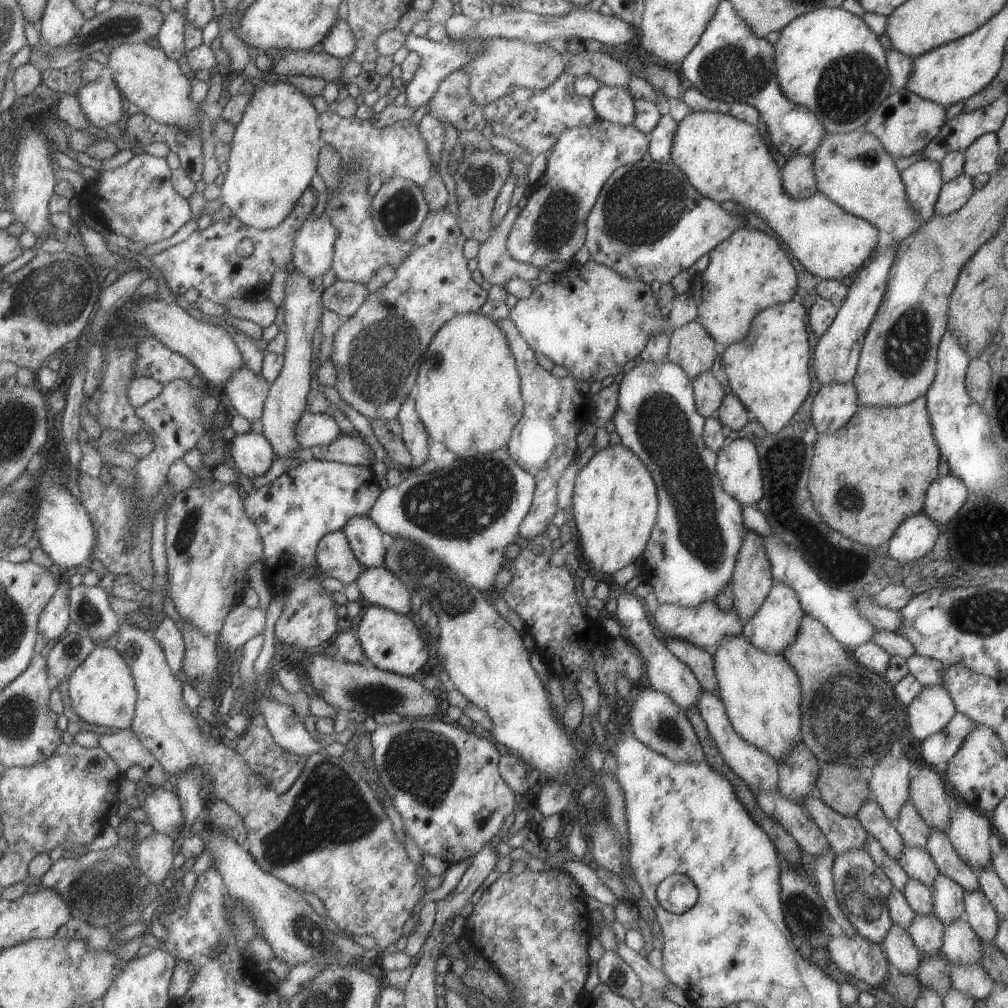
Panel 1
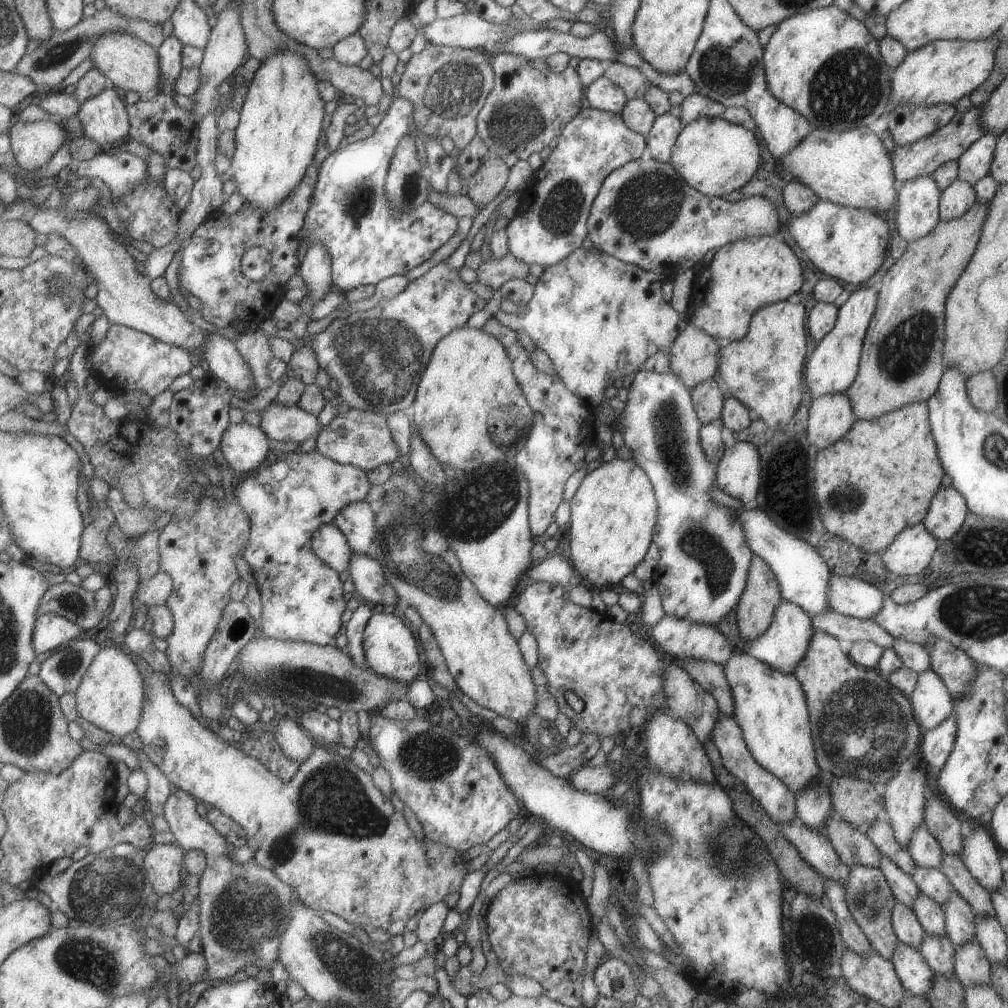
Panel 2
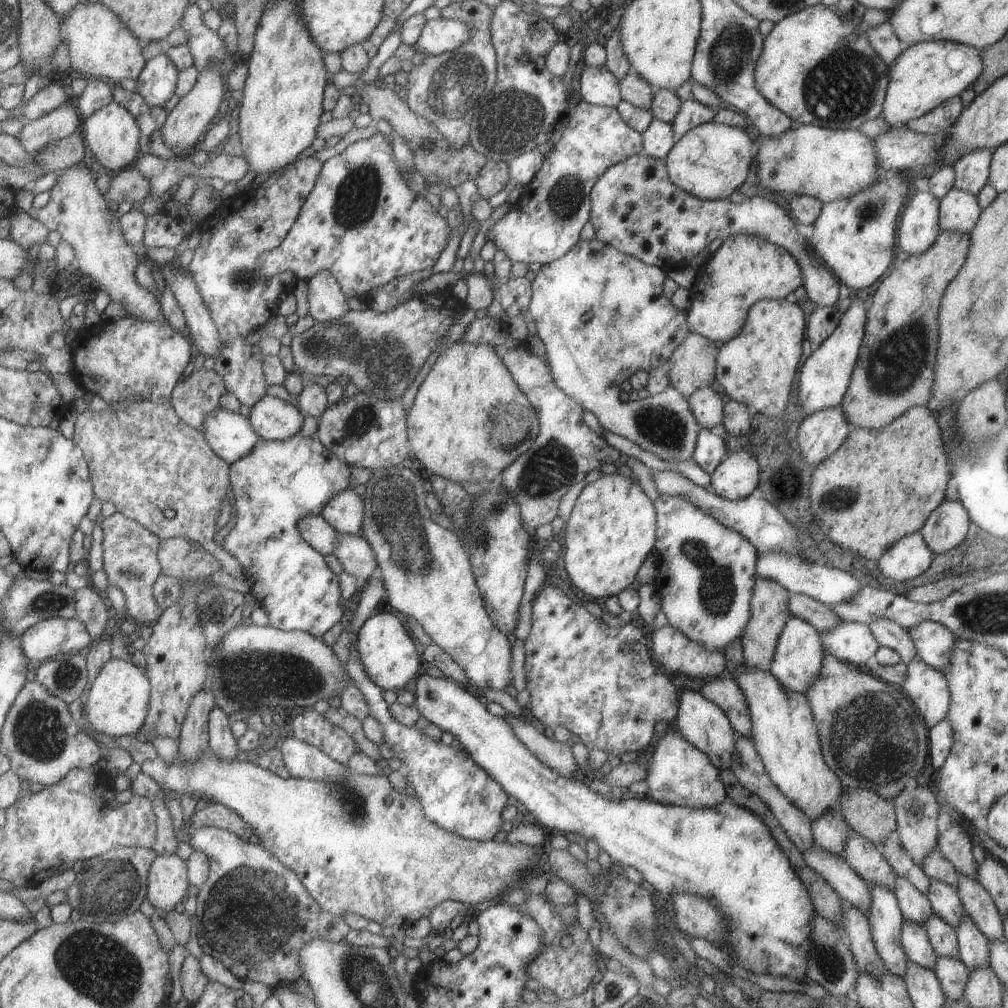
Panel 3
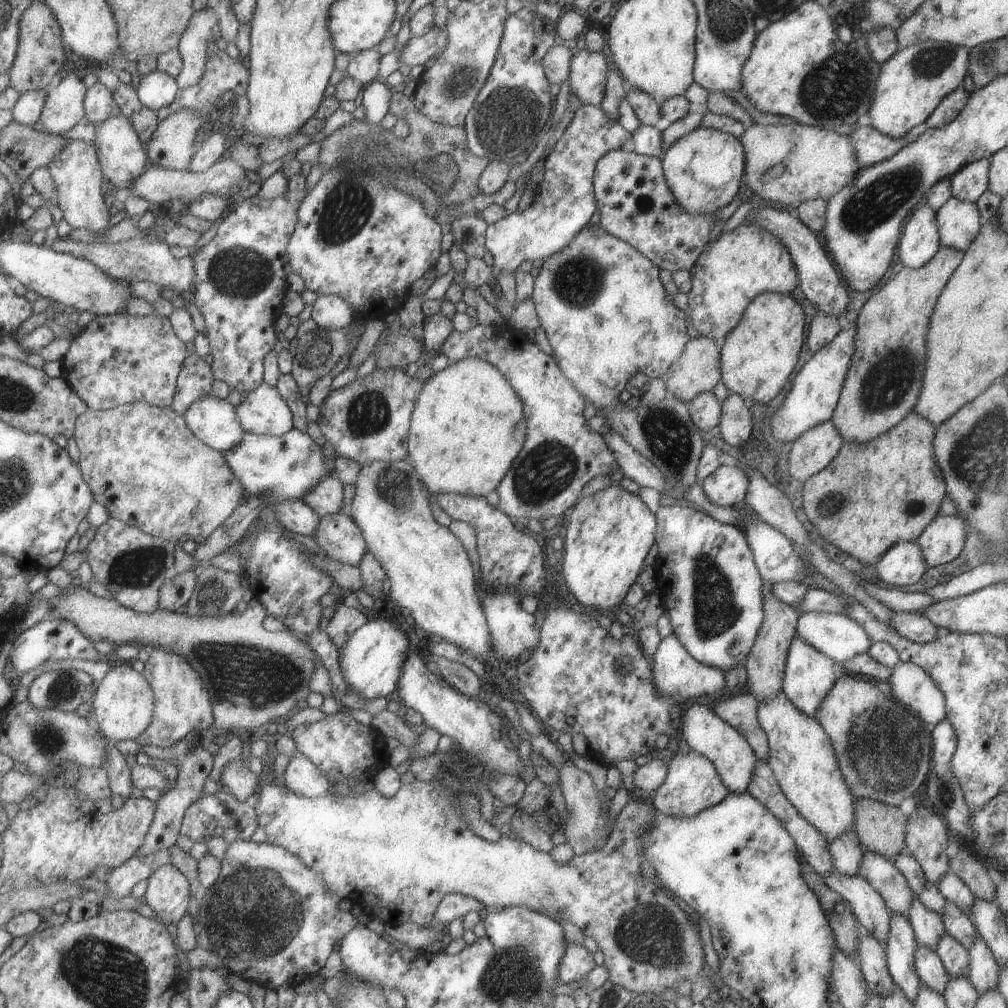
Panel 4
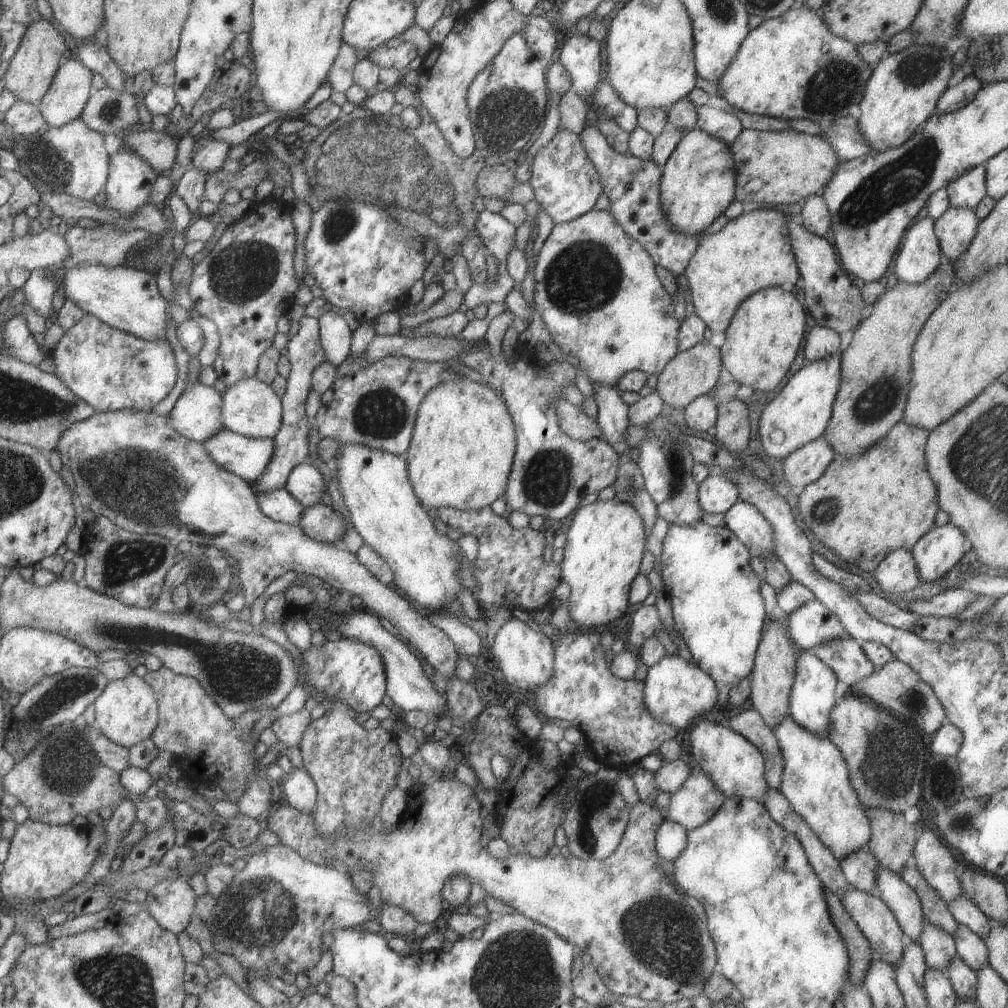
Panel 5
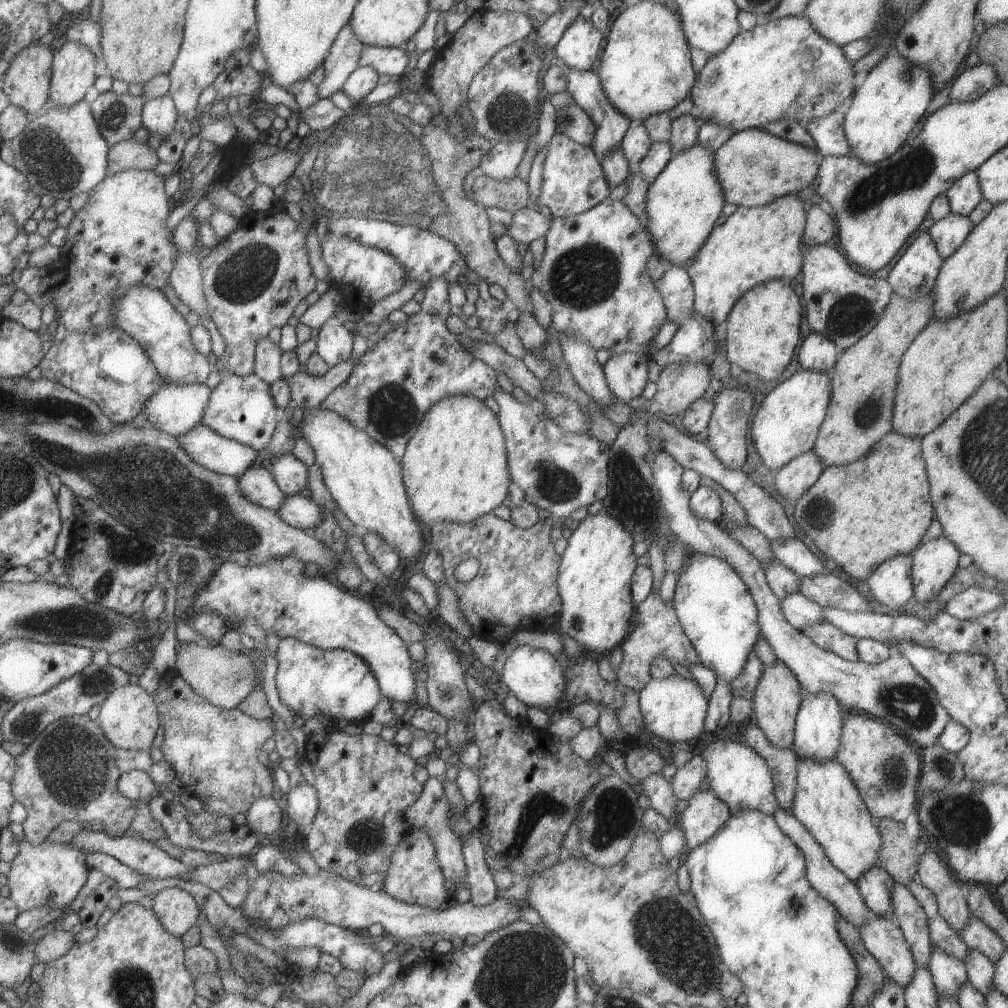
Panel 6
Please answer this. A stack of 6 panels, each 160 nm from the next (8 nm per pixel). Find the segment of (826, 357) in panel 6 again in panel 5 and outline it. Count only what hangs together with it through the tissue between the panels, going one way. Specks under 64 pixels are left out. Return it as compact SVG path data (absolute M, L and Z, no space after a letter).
M815 325L807 332L803 354L805 361L812 362L827 356L840 355L840 338L837 332L825 328L825 326Z

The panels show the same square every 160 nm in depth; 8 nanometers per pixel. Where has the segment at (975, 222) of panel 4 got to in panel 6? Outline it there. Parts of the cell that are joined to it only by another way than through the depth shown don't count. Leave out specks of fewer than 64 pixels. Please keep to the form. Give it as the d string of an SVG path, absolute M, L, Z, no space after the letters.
M949 212L928 229L929 237L941 259L951 257L955 250L965 242L973 224L968 216Z

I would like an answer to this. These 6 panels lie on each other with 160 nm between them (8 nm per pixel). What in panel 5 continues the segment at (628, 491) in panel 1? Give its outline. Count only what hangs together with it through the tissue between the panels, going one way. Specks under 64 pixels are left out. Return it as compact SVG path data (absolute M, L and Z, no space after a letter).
M595 500L591 504L587 504L587 506L581 506L576 509L576 511L572 515L572 519L570 522L570 526L568 529L564 530L565 536L565 546L563 561L560 563L560 576L561 580L565 582L569 586L569 598L565 601L567 604L567 611L569 612L569 618L573 620L574 625L580 630L603 630L604 626L616 618L621 618L625 611L627 610L628 602L628 594L631 586L631 582L633 578L639 573L641 558L643 558L643 554L645 554L645 526L643 526L643 518L639 514L637 514L637 510L633 508L631 504L626 504L625 502L617 502L617 500Z

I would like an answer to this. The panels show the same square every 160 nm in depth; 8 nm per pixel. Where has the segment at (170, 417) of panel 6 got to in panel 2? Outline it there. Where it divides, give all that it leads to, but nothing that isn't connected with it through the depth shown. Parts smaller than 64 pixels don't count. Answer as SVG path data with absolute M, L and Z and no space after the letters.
M245 421L229 423L222 432L217 448L218 458L225 466L233 470L233 474L243 474L255 468L269 454L267 435L255 425L249 425Z

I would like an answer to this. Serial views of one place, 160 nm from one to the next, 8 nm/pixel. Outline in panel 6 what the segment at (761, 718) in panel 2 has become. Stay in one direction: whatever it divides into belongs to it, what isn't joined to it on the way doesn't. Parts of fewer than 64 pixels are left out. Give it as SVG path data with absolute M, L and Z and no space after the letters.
M797 756L795 772L791 812L823 848L829 862L851 882L857 882L861 874L878 861L881 836L875 826L875 820L867 812L849 774L837 760L831 758L827 762L813 762L801 760Z

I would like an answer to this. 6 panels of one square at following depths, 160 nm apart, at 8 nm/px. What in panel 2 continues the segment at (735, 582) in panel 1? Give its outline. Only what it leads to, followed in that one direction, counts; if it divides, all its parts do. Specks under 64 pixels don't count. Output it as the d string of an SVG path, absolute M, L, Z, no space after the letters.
M753 555L745 590L740 594L735 610L741 642L757 638L767 630L781 599L777 579L771 569L761 558Z

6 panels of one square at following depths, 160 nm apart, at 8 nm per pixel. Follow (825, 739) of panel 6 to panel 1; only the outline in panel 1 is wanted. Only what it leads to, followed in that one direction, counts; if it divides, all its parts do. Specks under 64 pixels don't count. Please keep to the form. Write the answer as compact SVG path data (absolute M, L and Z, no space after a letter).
M774 582L759 610L742 626L741 635L756 649L782 656L782 652L796 639L803 615L795 591L783 583Z

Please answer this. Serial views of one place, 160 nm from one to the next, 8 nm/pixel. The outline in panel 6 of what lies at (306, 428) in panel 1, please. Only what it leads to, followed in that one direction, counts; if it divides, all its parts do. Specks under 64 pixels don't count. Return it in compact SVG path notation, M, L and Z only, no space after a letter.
M254 373L248 376L230 374L222 376L219 384L211 390L206 413L200 424L223 438L235 440L243 446L261 452L273 435L279 415L280 411L271 398L269 385L257 378Z

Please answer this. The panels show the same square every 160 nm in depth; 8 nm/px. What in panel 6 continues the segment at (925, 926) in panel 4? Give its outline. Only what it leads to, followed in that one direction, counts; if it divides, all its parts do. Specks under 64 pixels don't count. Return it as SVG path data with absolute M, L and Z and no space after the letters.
M931 946L927 968L931 974L937 994L957 999L959 988L968 982L964 962L947 956L941 948Z

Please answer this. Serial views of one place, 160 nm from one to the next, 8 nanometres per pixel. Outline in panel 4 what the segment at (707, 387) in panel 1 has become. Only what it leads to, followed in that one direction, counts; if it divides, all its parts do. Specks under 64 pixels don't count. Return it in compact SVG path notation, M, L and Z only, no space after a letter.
M711 391L694 396L688 403L688 415L691 422L702 433L709 431L719 424L720 403Z

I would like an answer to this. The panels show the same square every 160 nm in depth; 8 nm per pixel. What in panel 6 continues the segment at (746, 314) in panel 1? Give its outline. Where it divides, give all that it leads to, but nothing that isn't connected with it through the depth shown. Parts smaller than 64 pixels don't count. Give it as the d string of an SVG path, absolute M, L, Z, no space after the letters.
M785 194L761 207L737 207L721 226L713 228L685 266L694 288L695 312L714 326L719 325L727 320L735 302L753 286L769 280L795 278L801 271L801 236L810 205L796 194Z

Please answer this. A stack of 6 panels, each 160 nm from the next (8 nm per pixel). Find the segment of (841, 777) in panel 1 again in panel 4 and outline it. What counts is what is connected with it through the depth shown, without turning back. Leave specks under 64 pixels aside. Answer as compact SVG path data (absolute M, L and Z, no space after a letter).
M854 799L853 830L863 848L892 859L906 846L907 818L899 807L871 799Z

